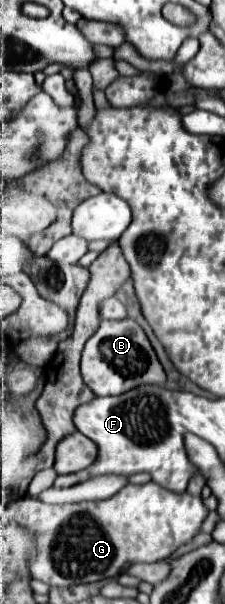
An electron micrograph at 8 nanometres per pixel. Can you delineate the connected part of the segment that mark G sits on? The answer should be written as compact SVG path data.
M127 483L111 499L47 505L25 497L25 525L37 535L37 557L29 563L33 579L71 587L119 577L133 563L155 563L199 533L207 509L201 497L173 493L157 483Z

